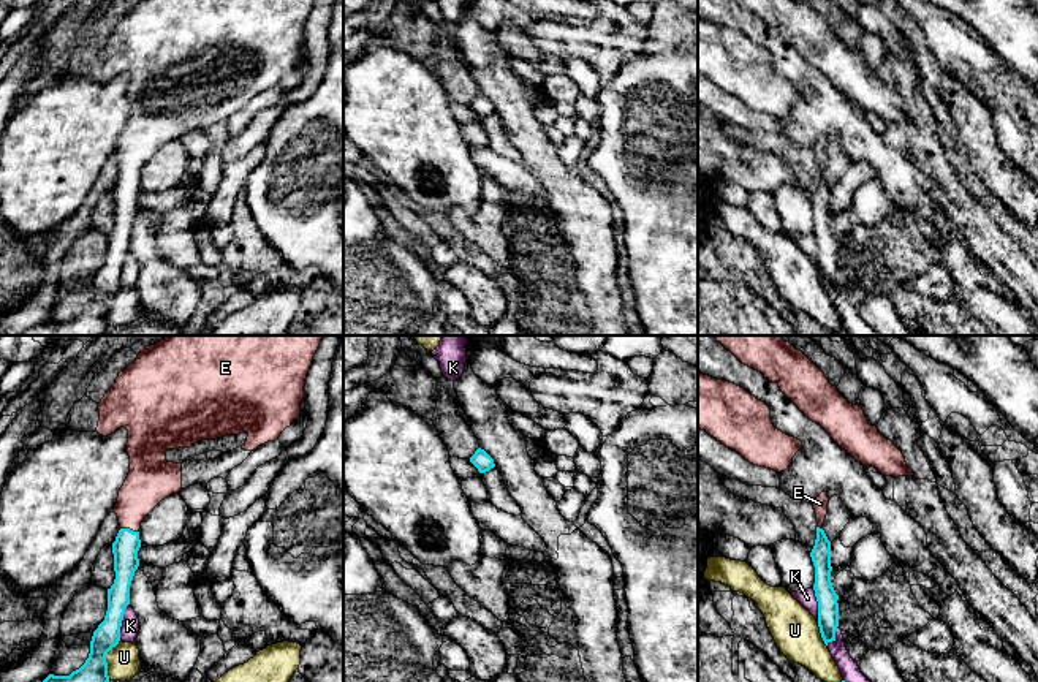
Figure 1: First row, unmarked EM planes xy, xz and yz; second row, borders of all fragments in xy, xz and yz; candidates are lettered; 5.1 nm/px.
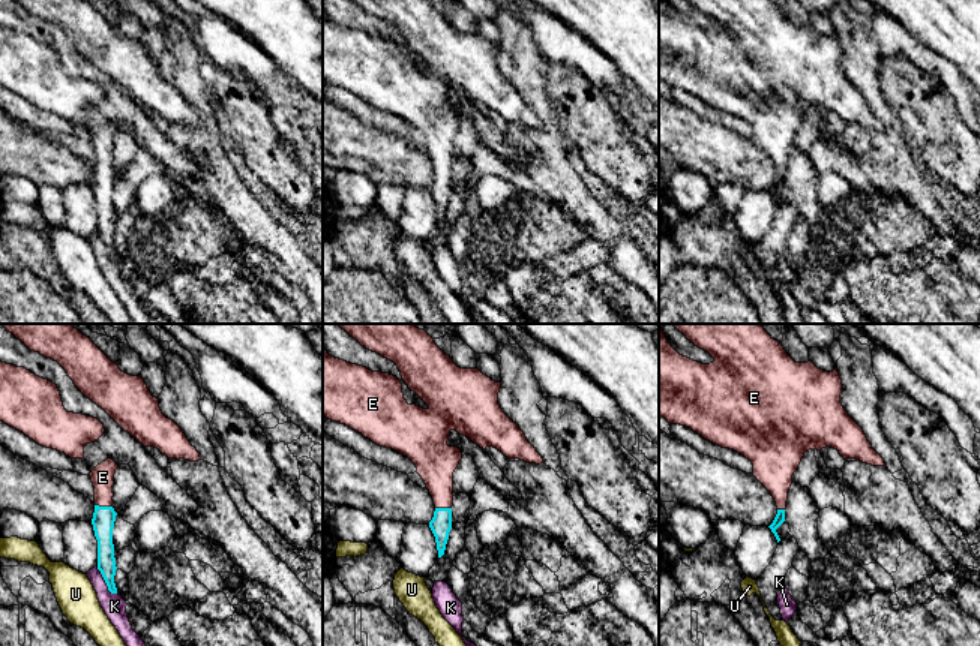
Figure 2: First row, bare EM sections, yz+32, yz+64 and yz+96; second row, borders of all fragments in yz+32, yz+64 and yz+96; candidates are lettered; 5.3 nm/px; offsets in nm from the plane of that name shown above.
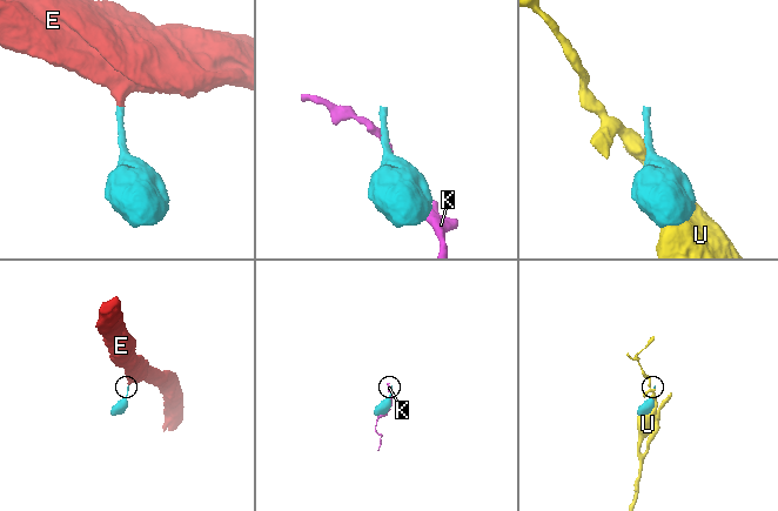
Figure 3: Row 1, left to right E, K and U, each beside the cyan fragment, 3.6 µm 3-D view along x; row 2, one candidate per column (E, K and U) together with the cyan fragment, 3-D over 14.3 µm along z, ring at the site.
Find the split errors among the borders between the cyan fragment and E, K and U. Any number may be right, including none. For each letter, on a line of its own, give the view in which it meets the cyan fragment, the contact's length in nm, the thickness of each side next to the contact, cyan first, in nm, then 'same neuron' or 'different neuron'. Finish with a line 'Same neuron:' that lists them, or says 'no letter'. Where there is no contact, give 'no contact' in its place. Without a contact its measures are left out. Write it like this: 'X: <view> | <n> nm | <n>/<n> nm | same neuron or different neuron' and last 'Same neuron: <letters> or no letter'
E: xy | 100 nm | 130/220 nm | same neuron
K: xy | 190 nm | 130/100 nm | different neuron
U: xy | 220 nm | 130/160 nm | different neuron
Same neuron: E

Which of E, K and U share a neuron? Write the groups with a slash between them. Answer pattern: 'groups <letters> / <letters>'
groups E / K / U

